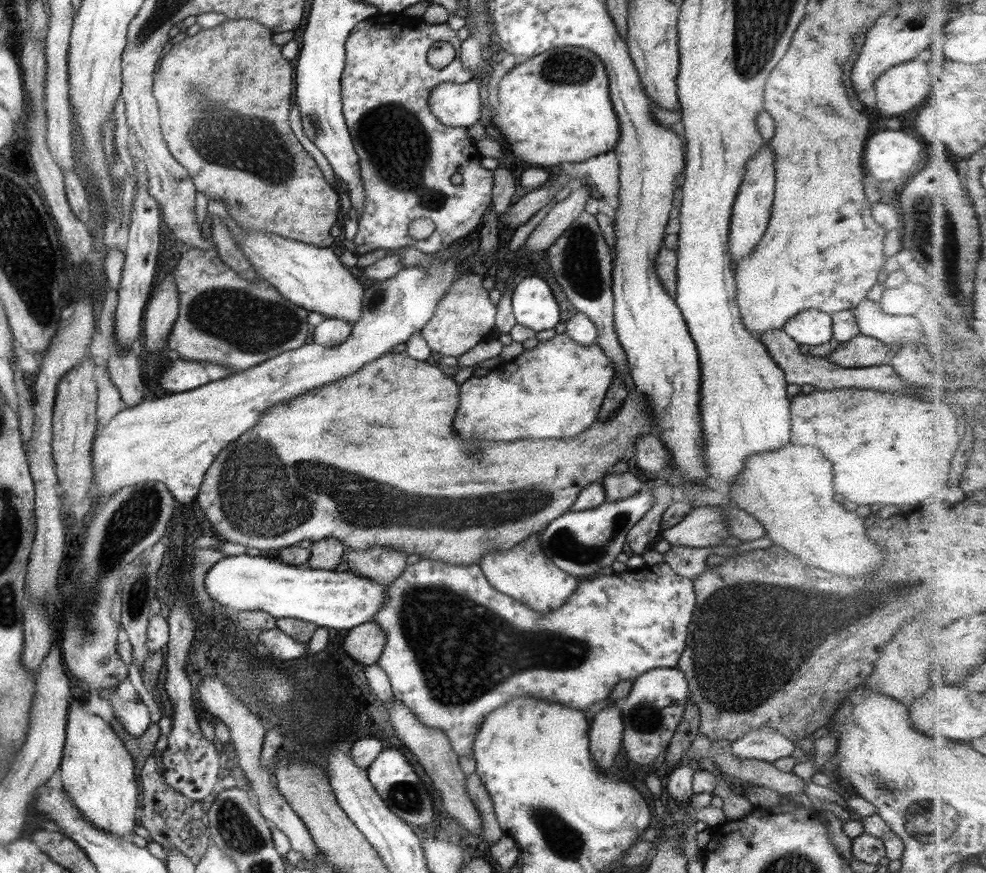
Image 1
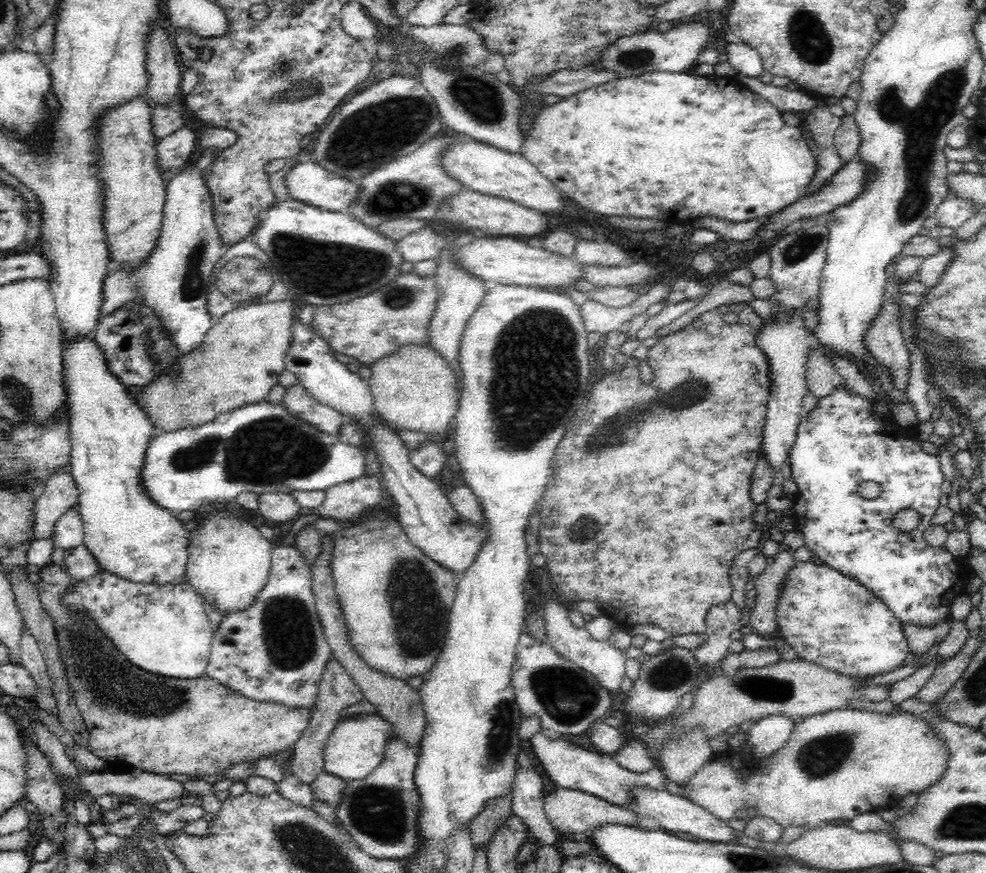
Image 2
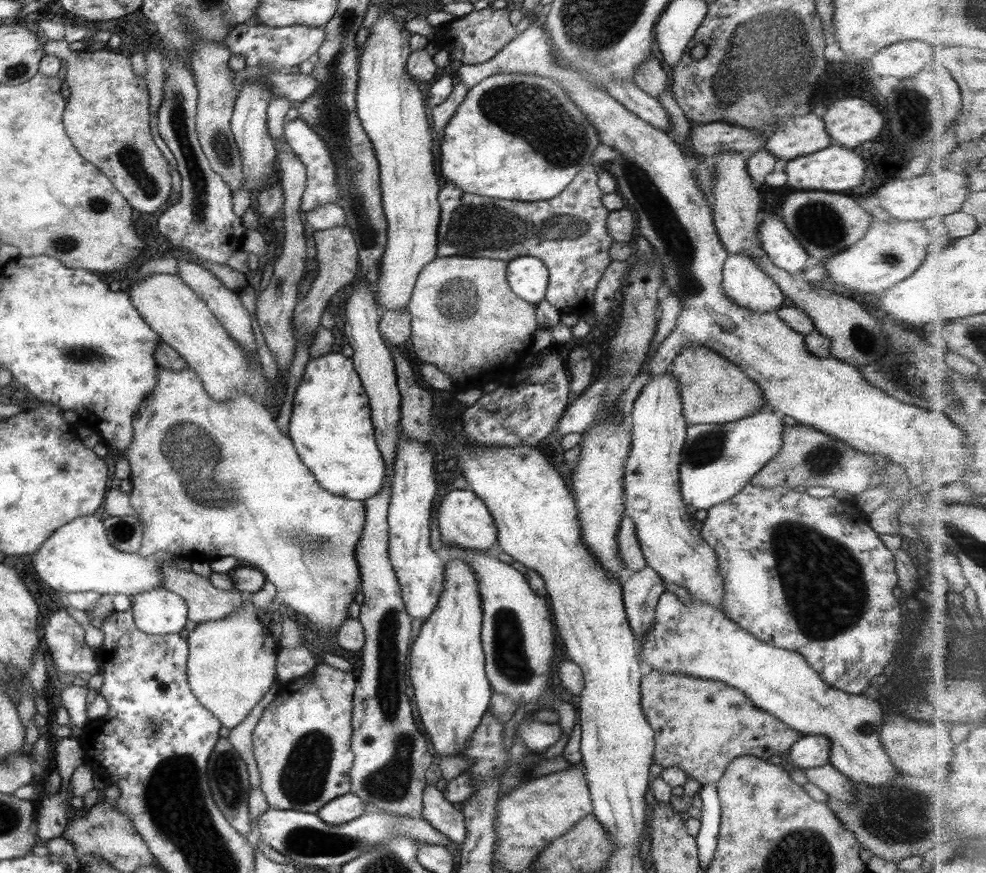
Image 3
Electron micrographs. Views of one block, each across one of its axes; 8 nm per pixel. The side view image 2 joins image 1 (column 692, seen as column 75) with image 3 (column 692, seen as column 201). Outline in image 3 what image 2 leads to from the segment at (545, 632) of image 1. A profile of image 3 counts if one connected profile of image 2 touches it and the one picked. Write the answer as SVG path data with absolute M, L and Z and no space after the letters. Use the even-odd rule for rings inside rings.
M665 589L655 605L654 618L638 657L652 670L659 670L665 674L722 682L739 690L753 702L753 706L775 716L791 730L800 732L803 736L823 735L830 744L829 764L852 782L863 782L867 786L879 788L889 786L893 776L899 774L899 770L891 764L879 741L882 713L877 700L865 697L864 694L846 694L830 688L811 666L807 666L807 661L800 654L761 642L703 601L691 598L688 604L682 604L675 594Z

